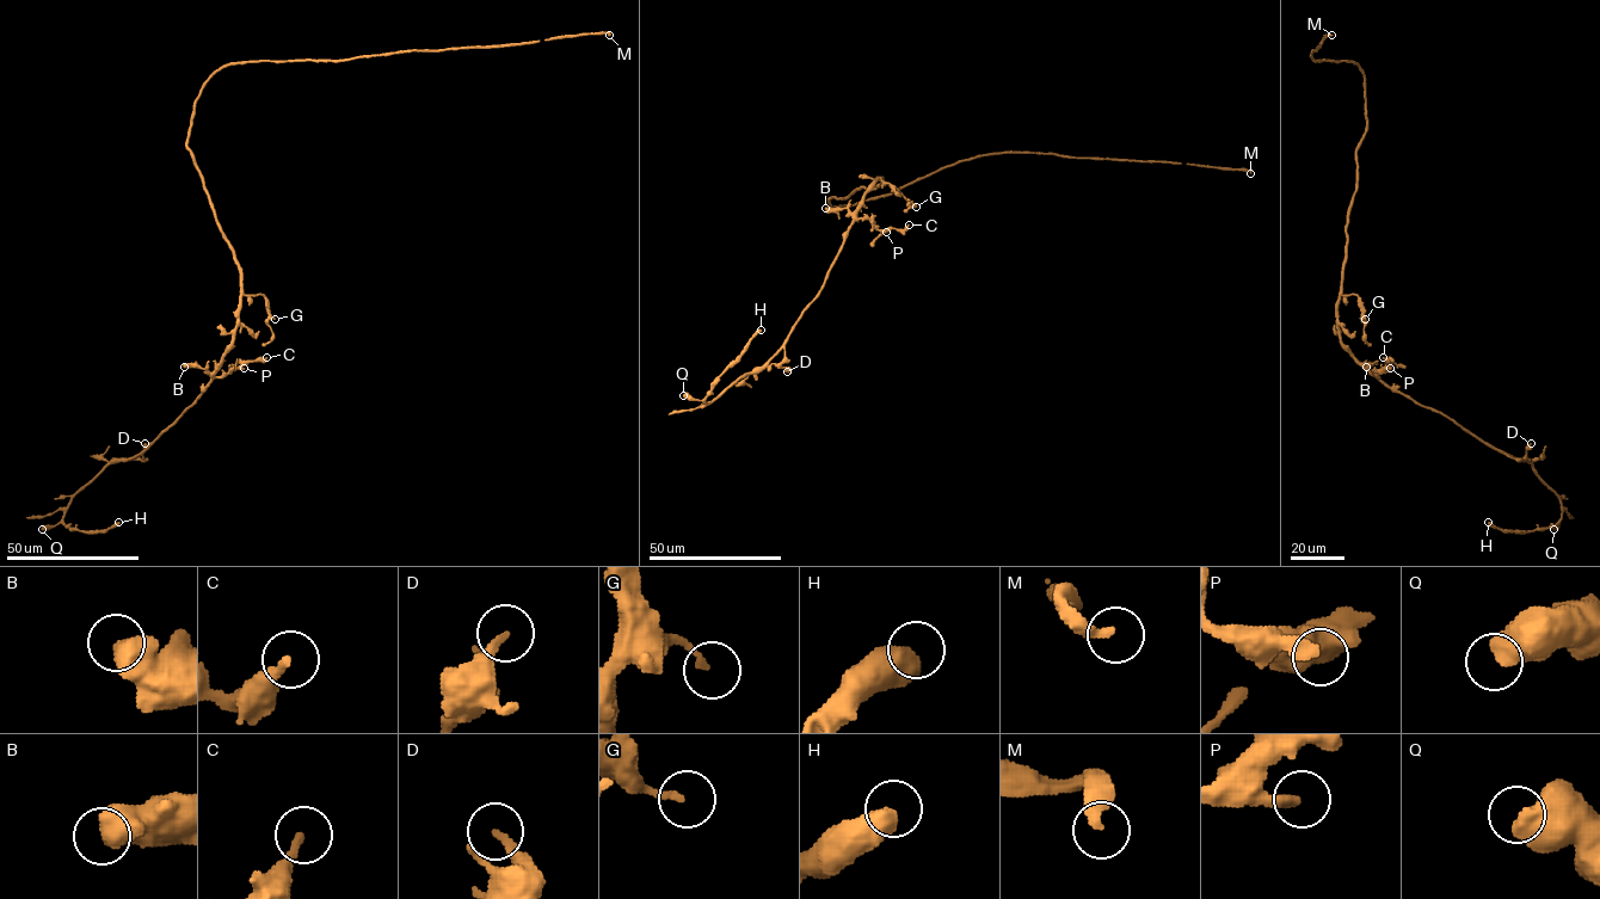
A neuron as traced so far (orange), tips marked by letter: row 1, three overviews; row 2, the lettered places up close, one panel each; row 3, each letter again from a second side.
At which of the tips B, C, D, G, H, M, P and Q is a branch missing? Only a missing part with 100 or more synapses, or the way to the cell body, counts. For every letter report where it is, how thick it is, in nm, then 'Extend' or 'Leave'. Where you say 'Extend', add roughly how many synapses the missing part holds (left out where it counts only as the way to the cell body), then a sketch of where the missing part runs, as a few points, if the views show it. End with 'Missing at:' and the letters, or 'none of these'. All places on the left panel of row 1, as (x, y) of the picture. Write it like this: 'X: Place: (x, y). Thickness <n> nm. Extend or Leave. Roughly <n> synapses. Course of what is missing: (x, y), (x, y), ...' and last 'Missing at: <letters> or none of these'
B: Place: (184, 367). Thickness 700 nm. Leave
C: Place: (266, 357). Thickness 200 nm. Leave
D: Place: (145, 443). Thickness 240 nm. Leave
G: Place: (275, 319). Thickness 170 nm. Leave
H: Place: (118, 522). Thickness 600 nm. Leave
M: Place: (609, 35). Thickness 360 nm. Extend. Roughly 1000 synapses
P: Place: (244, 368). Thickness 320 nm. Leave
Q: Place: (42, 529). Thickness 600 nm. Leave
Missing at: M

